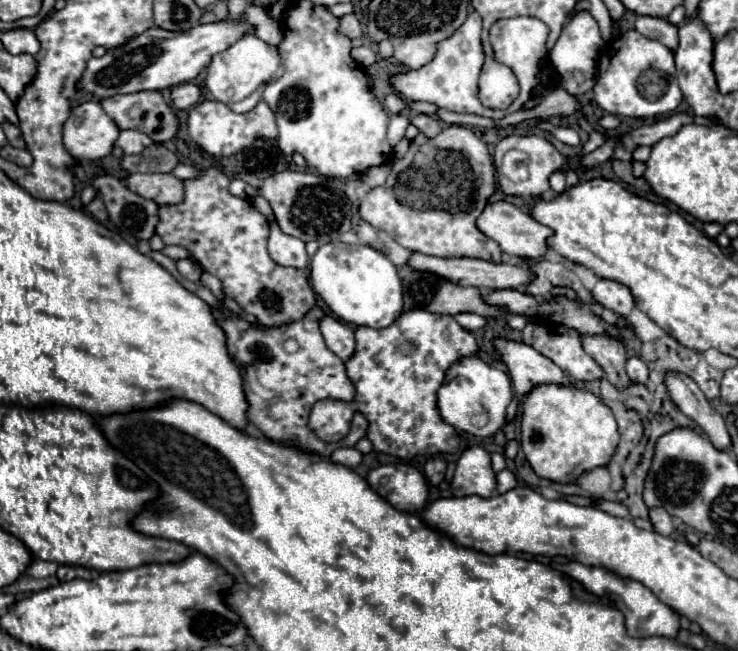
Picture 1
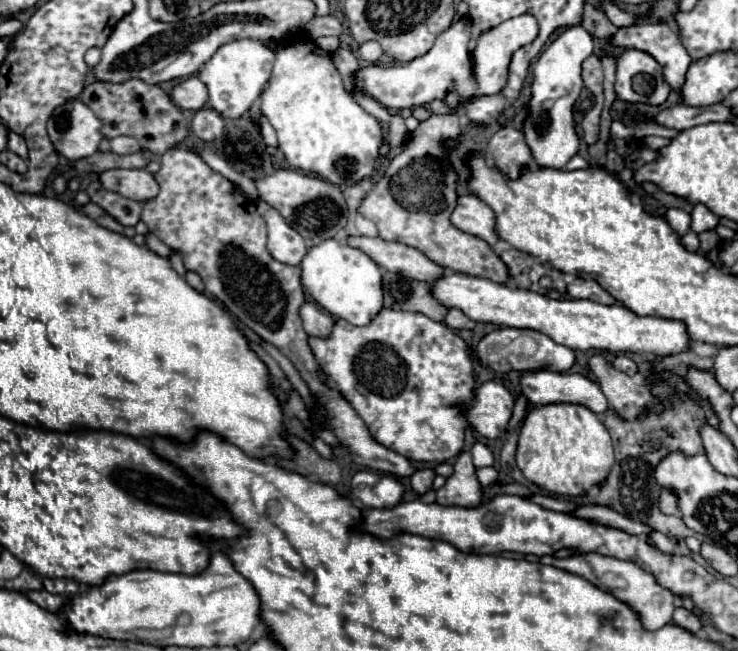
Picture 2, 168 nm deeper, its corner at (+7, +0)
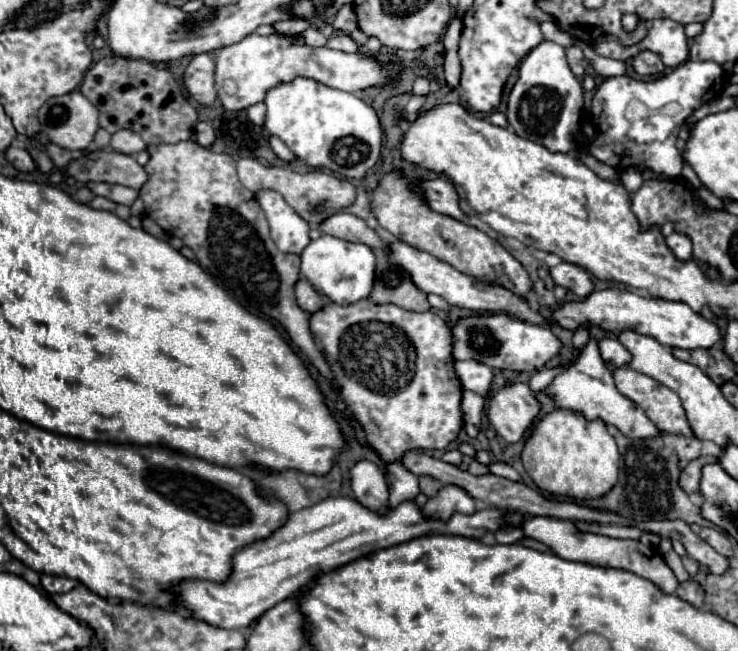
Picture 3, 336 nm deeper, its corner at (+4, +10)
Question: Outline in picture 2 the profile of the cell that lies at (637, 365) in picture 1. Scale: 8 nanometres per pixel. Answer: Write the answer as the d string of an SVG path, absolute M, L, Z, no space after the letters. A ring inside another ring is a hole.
M617 355L615 361L613 361L613 367L623 371L623 373L627 373L629 377L633 377L637 373L637 363L631 357L627 357L627 355Z

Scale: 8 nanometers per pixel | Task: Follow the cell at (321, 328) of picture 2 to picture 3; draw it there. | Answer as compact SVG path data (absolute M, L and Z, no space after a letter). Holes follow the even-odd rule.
M300 277L296 281L296 287L294 289L296 289L296 301L298 301L300 309L304 309L308 313L314 313L314 311L318 311L324 305L322 295L308 283L308 279Z

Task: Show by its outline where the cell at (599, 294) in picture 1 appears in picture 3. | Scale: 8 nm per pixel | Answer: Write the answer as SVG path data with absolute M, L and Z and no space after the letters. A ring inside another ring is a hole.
M562 261L562 263L558 263L556 267L550 269L550 275L552 275L552 281L556 285L562 285L562 287L574 291L578 297L586 297L594 289L588 273L574 263Z

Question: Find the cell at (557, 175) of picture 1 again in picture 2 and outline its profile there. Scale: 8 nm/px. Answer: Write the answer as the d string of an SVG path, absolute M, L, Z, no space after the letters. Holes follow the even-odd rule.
M567 27L563 33L539 55L533 67L533 97L529 103L529 117L525 119L523 133L533 151L539 167L563 169L579 149L579 139L573 125L573 103L579 99L583 89L583 61L593 55L593 37L581 27Z

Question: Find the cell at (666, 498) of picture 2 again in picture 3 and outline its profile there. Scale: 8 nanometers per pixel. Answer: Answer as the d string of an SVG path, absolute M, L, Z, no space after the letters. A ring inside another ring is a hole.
M704 455L704 457L698 457L694 461L688 463L688 467L682 471L680 475L680 487L686 491L686 493L692 493L700 487L700 469L712 461L720 461L720 457L714 457L714 455Z

